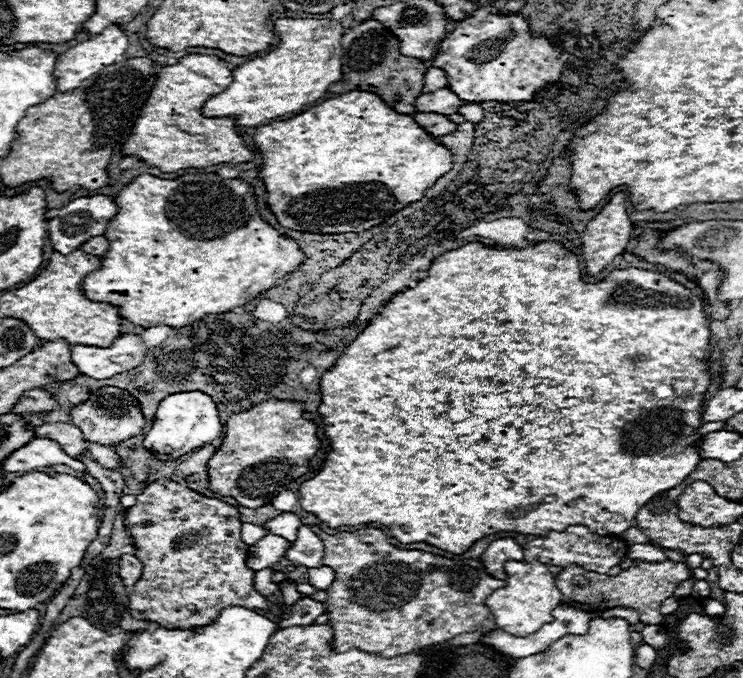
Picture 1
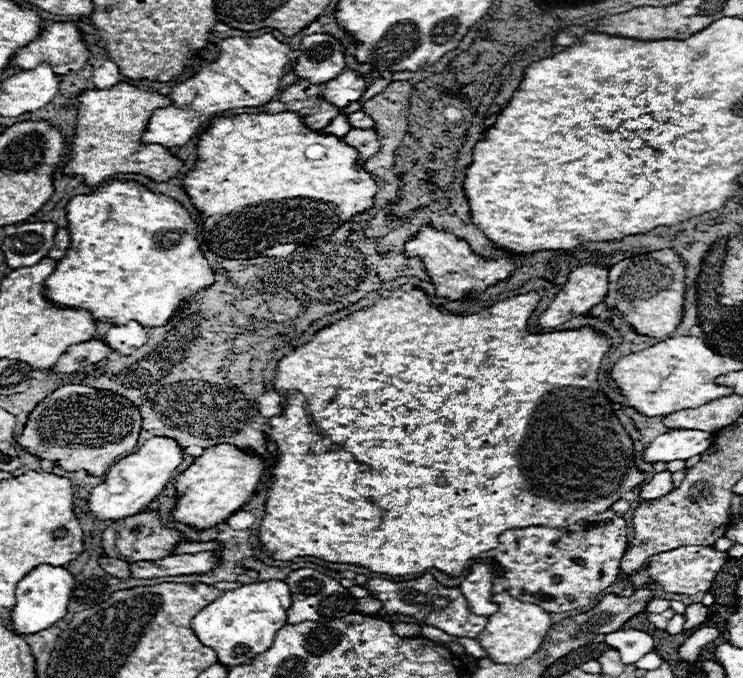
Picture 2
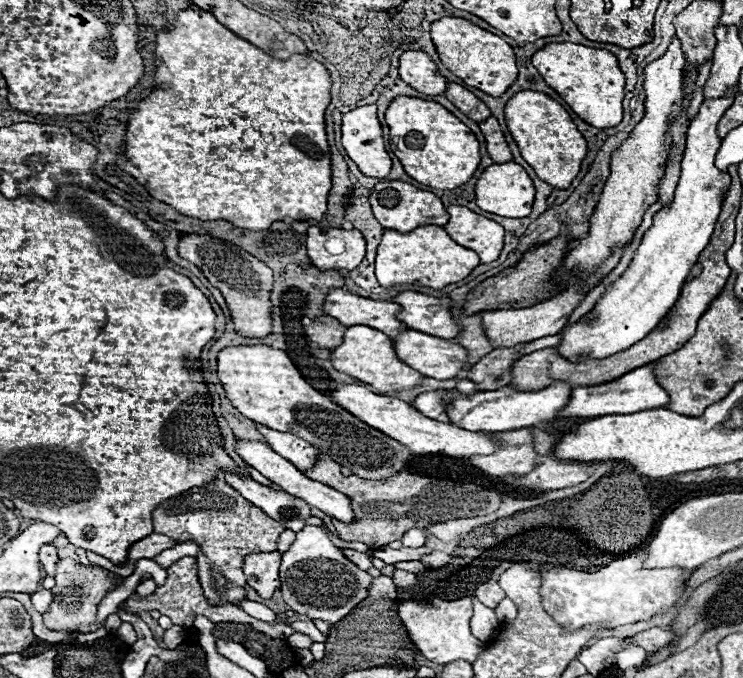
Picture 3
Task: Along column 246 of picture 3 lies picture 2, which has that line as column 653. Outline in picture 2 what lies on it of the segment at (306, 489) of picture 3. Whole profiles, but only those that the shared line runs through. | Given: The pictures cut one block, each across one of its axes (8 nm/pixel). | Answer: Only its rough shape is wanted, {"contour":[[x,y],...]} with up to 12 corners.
{"contour":[[666,432],[646,450],[646,462],[688,460],[712,444],[708,432]]}

